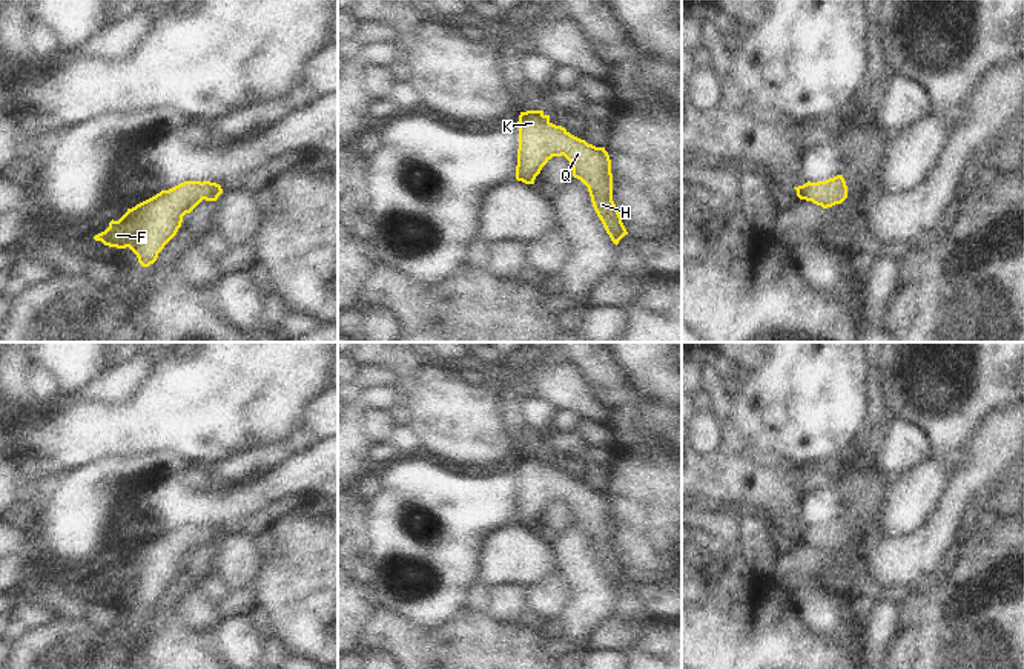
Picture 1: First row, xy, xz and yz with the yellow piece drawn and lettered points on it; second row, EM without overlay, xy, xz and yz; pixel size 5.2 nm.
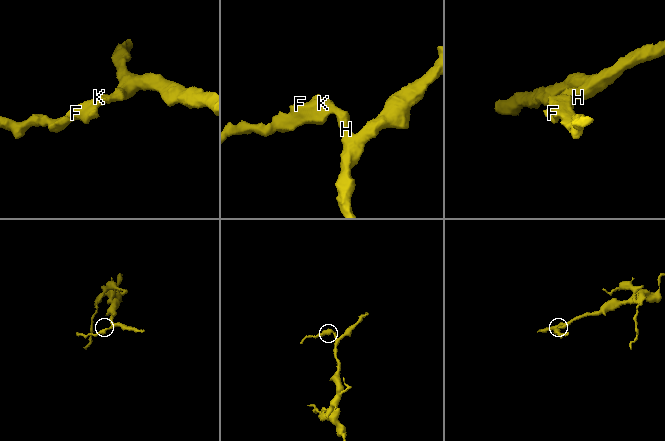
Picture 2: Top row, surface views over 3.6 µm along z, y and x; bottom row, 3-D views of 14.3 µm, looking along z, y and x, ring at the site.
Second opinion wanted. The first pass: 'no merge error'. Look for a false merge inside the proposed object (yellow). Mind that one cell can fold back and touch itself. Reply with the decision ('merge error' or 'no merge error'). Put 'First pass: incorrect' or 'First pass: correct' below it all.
no merge error
First pass: correct

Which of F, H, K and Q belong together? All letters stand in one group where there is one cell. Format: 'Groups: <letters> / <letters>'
Groups: F H K Q

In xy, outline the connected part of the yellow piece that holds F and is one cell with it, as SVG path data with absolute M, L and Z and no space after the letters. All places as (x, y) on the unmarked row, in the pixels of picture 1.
M184 525L169 534L137 548L109 571L95 578L104 589L129 591L143 611L158 601L164 589L177 578L183 560L190 557L203 543L216 545L223 532L210 525Z

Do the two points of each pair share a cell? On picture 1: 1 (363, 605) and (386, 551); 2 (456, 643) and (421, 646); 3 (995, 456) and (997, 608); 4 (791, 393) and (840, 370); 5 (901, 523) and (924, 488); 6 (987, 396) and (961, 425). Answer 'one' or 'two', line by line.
1: two
2: one
3: two
4: one
5: one
6: one

